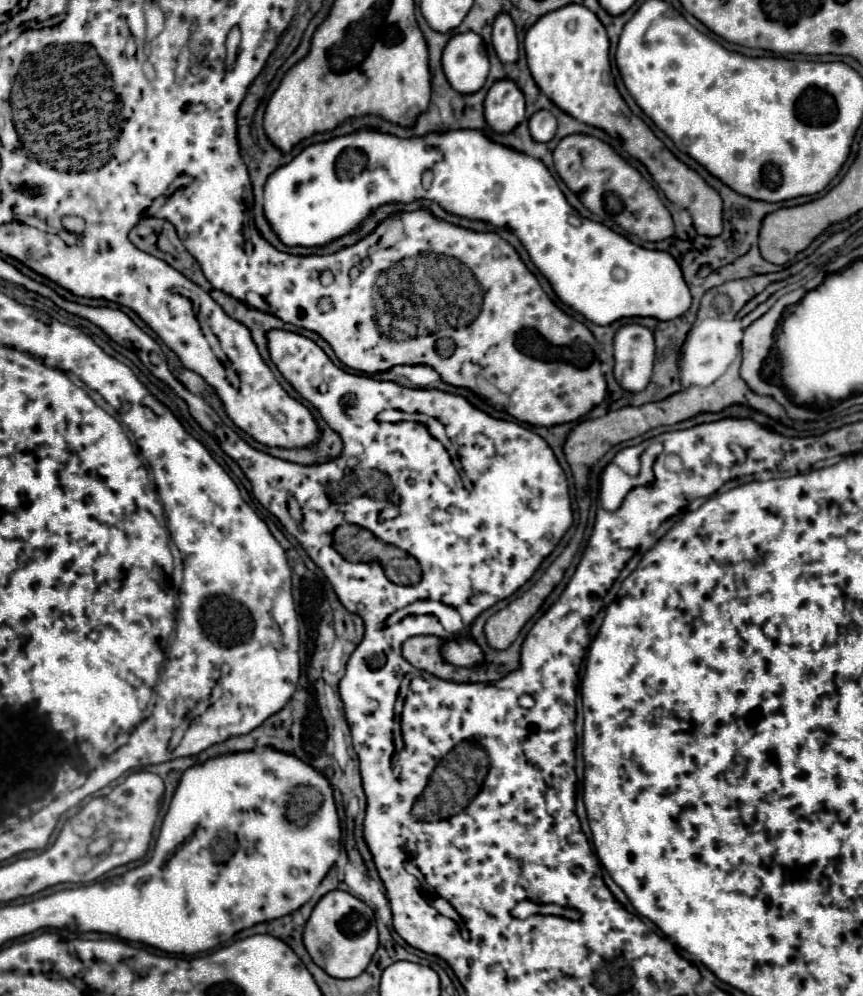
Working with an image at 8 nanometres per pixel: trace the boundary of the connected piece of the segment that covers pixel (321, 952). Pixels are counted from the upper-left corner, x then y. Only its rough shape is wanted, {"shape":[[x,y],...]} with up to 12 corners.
{"shape":[[347,891],[315,905],[303,933],[315,965],[359,977],[379,945],[375,913]]}

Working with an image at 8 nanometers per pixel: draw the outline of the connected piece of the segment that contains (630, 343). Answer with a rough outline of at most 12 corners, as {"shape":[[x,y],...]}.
{"shape":[[623,325],[615,335],[615,379],[645,391],[655,361],[653,333]]}

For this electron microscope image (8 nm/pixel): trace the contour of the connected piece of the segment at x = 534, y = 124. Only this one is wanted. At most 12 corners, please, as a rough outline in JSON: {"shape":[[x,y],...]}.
{"shape":[[551,111],[531,115],[529,131],[535,141],[545,143],[557,131]]}

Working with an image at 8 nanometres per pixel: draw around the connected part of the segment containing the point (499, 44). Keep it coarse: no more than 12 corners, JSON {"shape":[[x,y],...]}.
{"shape":[[499,13],[493,23],[493,47],[503,63],[517,57],[513,19]]}

